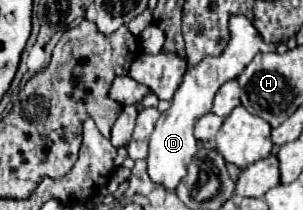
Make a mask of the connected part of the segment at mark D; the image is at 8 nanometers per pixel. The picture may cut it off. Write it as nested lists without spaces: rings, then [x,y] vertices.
[[[230,17],[230,43],[218,57],[204,57],[198,65],[190,69],[190,73],[184,75],[182,85],[178,87],[172,107],[164,111],[156,123],[156,129],[150,137],[150,149],[148,149],[148,175],[152,183],[162,185],[168,191],[176,191],[178,183],[186,177],[186,167],[190,165],[190,159],[198,151],[198,141],[194,139],[194,125],[196,121],[206,115],[212,109],[212,101],[216,91],[222,83],[238,77],[244,67],[258,55],[258,53],[275,52],[276,45],[266,44],[258,31],[252,27],[252,23],[246,17]]]

